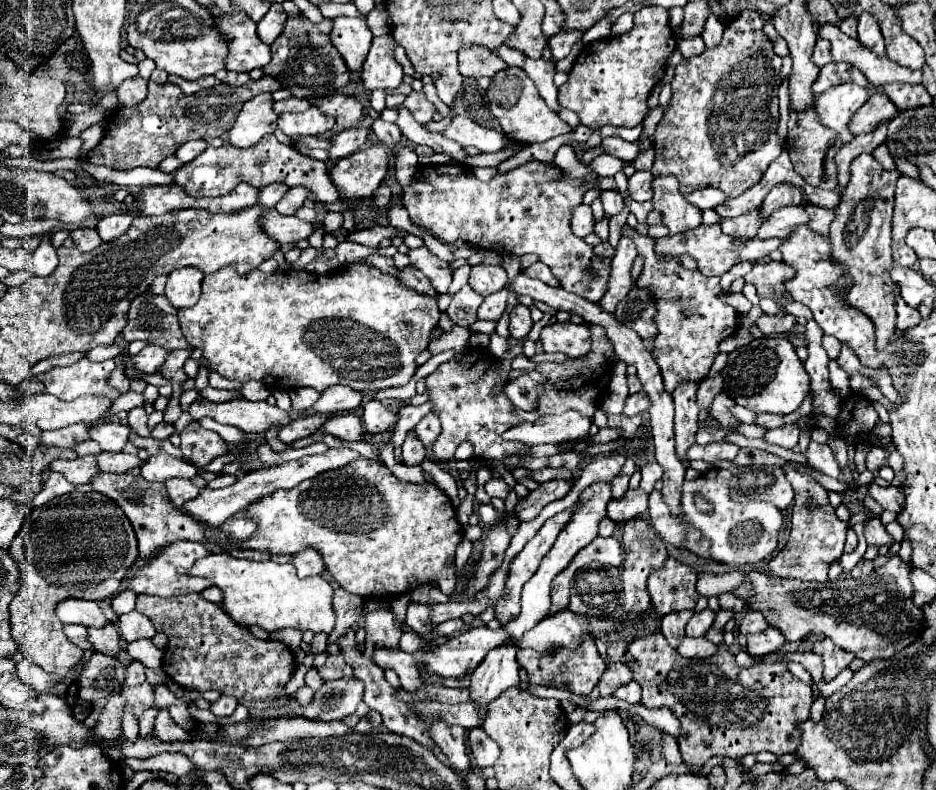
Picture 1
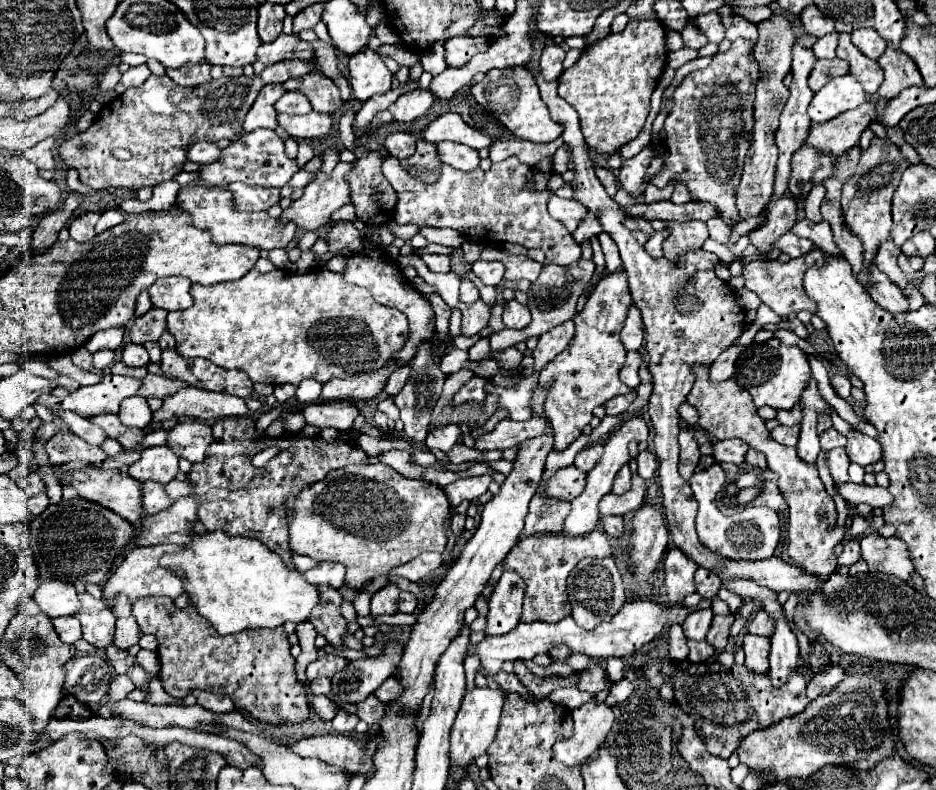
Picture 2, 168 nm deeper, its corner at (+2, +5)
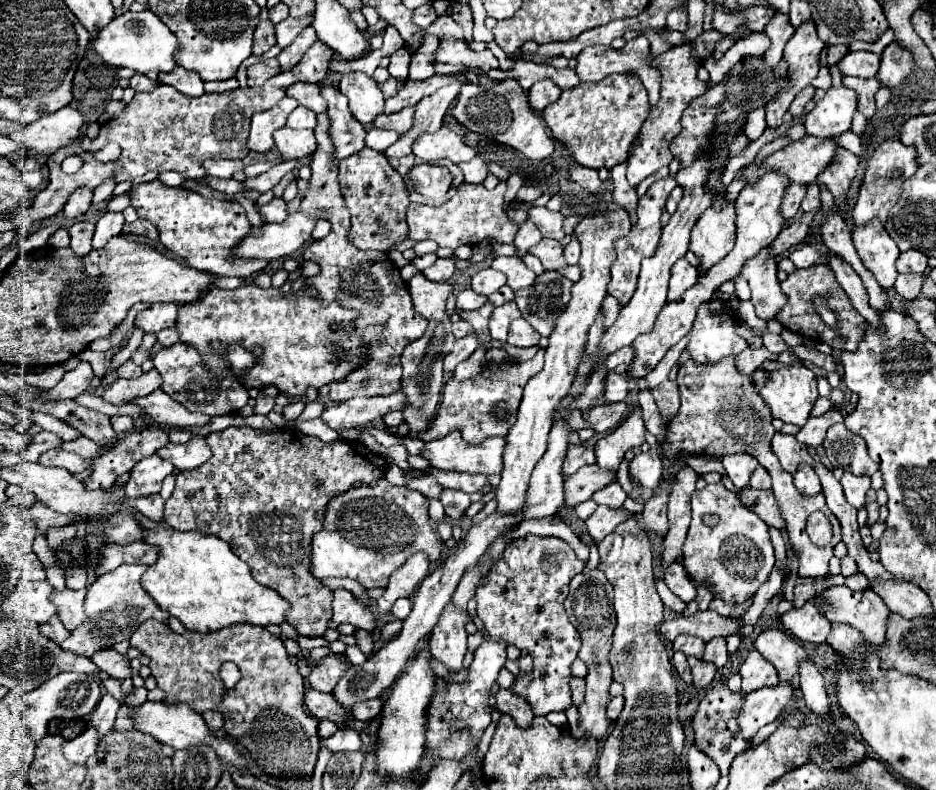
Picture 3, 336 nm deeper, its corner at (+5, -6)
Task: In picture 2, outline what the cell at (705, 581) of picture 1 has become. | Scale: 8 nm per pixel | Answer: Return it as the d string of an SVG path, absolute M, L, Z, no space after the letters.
M700 568L696 572L696 592L702 598L714 598L718 588L720 588L720 578L714 572L704 572L704 568Z

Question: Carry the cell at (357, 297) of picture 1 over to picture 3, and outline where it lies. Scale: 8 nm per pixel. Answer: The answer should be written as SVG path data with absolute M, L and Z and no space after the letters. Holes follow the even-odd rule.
M251 283L237 289L213 287L201 299L179 305L175 327L179 331L179 341L197 347L205 367L209 367L213 375L221 375L221 379L233 371L227 359L231 345L241 345L253 355L255 347L261 347L261 357L255 355L253 367L241 371L237 379L241 379L247 389L265 389L273 385L279 393L297 401L305 399L309 387L319 389L333 381L341 381L367 363L365 351L379 339L383 323L353 327L357 319L359 311L345 309L339 303L329 303L325 307L321 299L317 299L313 287L303 287L297 293L283 293L275 287L261 289ZM215 339L223 349L209 347Z

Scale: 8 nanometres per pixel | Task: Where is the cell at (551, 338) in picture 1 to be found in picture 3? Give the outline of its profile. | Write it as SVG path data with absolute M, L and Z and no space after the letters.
M539 349L537 355L525 363L513 363L513 361L505 361L499 365L487 363L475 379L469 379L463 383L449 379L445 385L443 401L435 415L433 425L419 437L423 441L443 439L445 435L449 435L451 431L457 429L457 431L461 431L465 441L479 444L487 437L507 435L509 427L513 425L517 407L521 403L523 387L533 375L537 375L537 371L541 371L541 367L543 367L543 349Z

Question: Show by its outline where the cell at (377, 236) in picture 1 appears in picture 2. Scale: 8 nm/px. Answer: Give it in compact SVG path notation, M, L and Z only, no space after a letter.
M424 226L420 230L420 234L434 244L442 244L442 246L452 246L452 248L460 248L462 246L462 236L460 232L452 230L452 228L428 228Z

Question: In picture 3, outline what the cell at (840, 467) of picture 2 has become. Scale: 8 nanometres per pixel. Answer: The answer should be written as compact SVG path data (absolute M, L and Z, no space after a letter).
M845 471L843 477L841 477L841 487L843 489L845 489L845 483L847 483L847 495L845 497L847 497L849 505L853 505L857 509L861 505L865 505L865 493L867 493L867 489L871 485L869 477L857 477L857 475Z

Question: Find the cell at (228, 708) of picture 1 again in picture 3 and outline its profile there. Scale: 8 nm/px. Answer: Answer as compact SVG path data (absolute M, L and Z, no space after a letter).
M205 711L205 713L201 713L201 715L203 715L203 719L205 719L205 723L207 723L209 729L213 729L213 731L223 729L225 717L223 717L219 711Z

